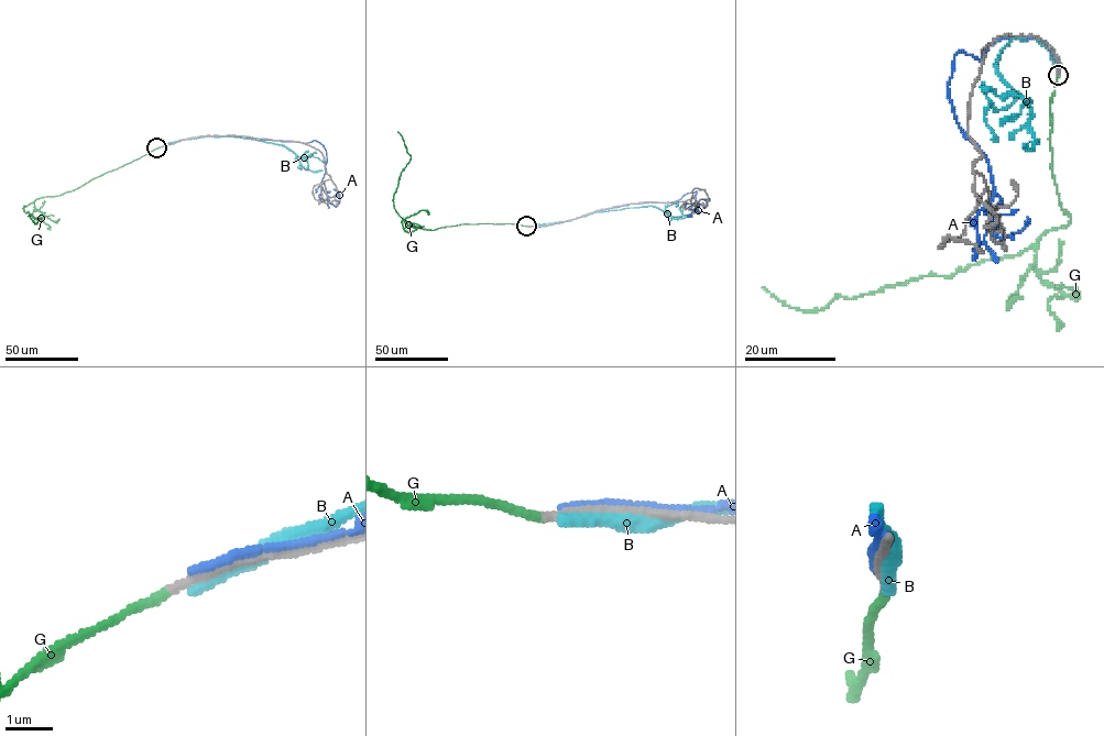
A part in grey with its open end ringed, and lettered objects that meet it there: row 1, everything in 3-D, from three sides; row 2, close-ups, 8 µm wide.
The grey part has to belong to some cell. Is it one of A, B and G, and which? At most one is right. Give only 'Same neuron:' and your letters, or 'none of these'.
Same neuron: G

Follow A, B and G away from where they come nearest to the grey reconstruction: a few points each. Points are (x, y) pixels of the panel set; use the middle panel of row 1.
A: (529, 226), (630, 204), (674, 201), (696, 190), (690, 206), (709, 200), (703, 207)
B: (528, 226), (631, 207), (655, 207), (668, 216), (681, 217), (696, 208)
G: (527, 227), (480, 223), (433, 230), (405, 221), (396, 212), (393, 197), (411, 157), (397, 132)

